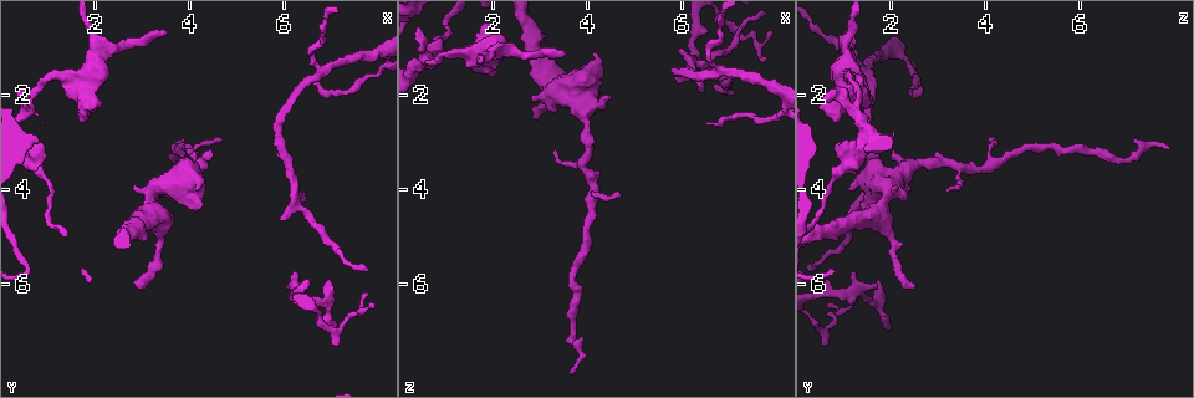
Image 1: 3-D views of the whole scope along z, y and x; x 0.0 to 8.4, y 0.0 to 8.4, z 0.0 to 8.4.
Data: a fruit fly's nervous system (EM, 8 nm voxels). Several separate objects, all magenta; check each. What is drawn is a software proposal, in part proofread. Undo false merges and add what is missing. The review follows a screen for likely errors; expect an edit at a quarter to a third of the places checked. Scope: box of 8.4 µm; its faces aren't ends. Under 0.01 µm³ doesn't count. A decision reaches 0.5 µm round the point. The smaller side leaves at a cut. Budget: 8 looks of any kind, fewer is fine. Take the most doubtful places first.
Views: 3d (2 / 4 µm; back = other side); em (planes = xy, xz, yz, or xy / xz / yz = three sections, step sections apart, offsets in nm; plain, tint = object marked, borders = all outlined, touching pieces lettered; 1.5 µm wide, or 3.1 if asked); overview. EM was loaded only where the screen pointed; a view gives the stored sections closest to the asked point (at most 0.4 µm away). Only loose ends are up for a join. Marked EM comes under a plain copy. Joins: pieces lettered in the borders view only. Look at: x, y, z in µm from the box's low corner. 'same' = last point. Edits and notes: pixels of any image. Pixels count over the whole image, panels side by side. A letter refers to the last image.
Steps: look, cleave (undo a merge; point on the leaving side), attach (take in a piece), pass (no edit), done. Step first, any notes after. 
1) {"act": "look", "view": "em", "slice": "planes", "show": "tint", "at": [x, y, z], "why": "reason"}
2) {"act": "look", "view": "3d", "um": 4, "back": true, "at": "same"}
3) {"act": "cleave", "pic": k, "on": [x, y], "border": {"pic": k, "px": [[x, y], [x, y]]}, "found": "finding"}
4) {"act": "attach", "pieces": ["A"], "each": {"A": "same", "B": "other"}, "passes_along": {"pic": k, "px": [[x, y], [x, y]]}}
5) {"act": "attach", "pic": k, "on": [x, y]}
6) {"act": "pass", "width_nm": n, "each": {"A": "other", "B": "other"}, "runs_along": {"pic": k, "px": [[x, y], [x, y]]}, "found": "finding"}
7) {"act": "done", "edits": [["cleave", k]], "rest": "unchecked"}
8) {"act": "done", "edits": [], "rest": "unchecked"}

{"act": "look", "view": "em", "slice": "xy", "step": 8, "show": "borders", "at": [6.20, 5.70, 1.25], "why": "thin end"}

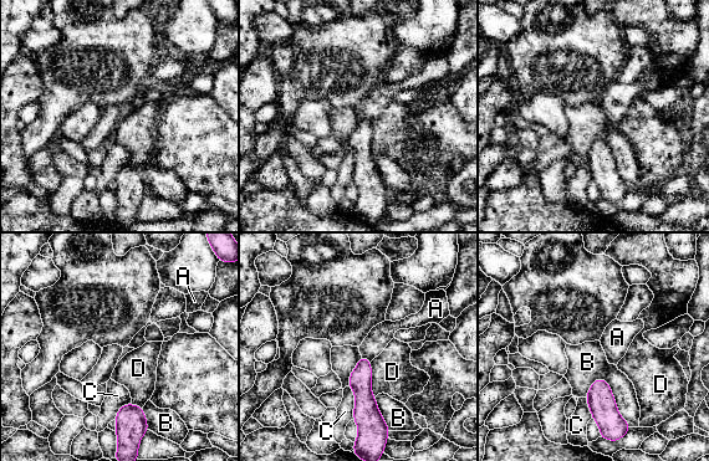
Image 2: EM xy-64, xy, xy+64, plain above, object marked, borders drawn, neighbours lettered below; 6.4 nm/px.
{"act": "look", "view": "em", "slice": "planes", "show": "borders", "at": "same", "why": "another direction"}

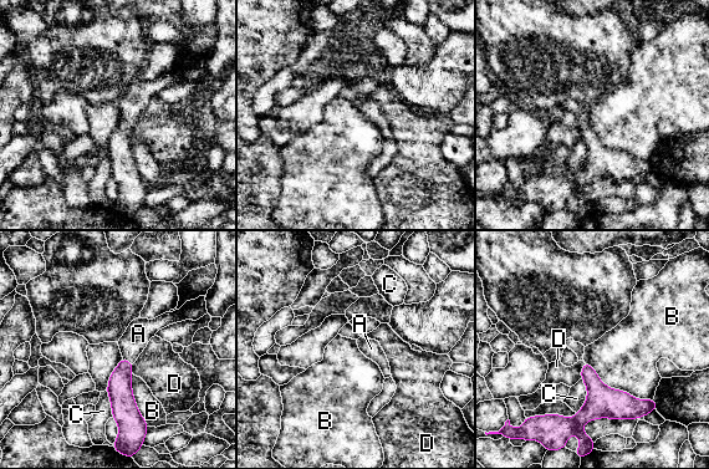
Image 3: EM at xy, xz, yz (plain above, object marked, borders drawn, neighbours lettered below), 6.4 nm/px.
{"act": "attach", "pieces": ["A"], "each": {"A": "same", "B": "other", "C": "other", "D": "other"}, "found": "the neuron continues"}

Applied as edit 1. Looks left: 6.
{"act": "look", "view": "overview", "why": "redraw"}

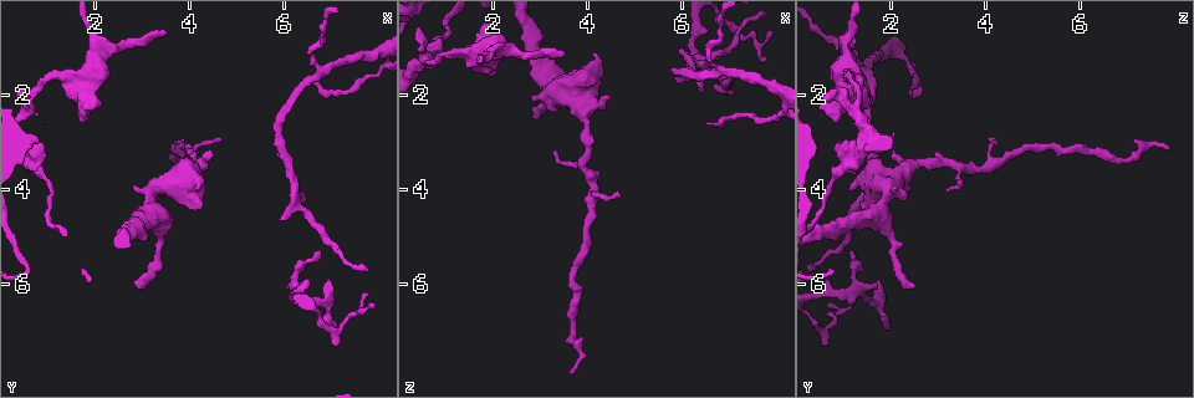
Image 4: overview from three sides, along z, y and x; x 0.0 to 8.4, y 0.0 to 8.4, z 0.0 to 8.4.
{"act": "look", "view": "em", "slice": "planes", "show": "borders", "at": [1.75, 2.55, 0.85], "why": "an open end"}

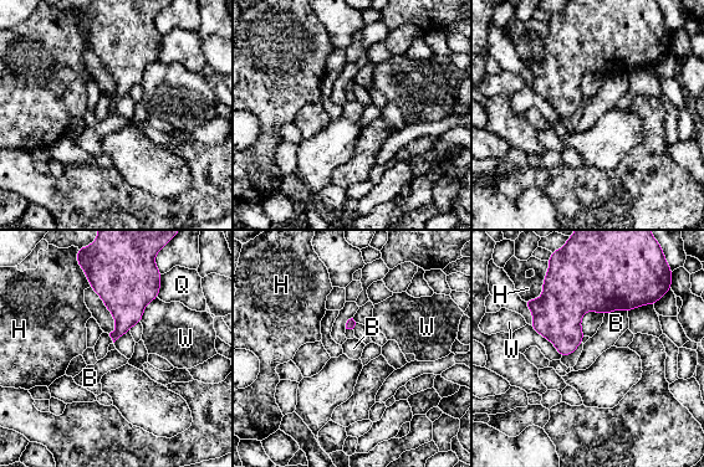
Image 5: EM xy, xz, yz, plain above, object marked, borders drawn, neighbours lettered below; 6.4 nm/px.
{"act": "pass", "longest_contact_nm": ["H", 280], "each": {"B": "other", "H": "other", "Q": "other", "W": "other"}, "border": {"pic": 5, "px": [[627, 311], [615, 309], [603, 314]]}, "found": "no lettered piece goes on from it"}

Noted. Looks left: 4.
{"act": "look", "view": "3d", "um": 2, "at": [6.90, 1.50, 1.55], "why": "arms part here"}

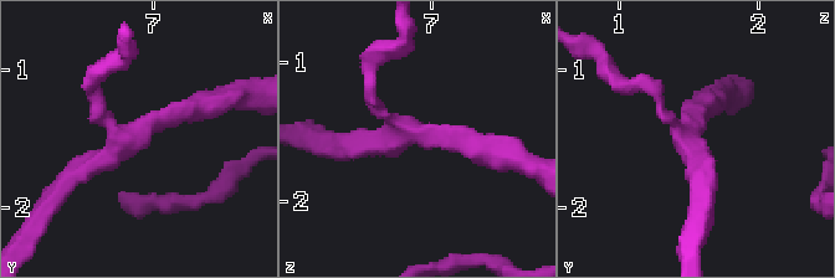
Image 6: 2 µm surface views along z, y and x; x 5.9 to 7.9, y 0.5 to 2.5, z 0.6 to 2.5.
{"act": "look", "view": "em", "slice": "planes", "show": "tint", "at": [6.82, 1.50, 1.50], "arms": 3}

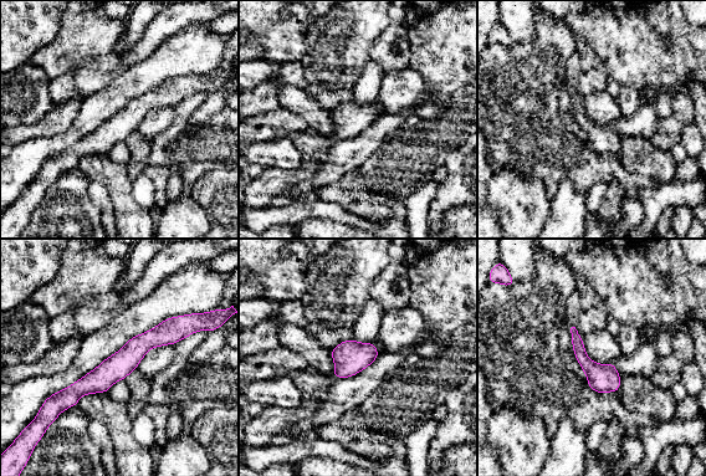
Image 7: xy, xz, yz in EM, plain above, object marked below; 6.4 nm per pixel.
{"act": "look", "view": "em", "slice": "planes", "show": "borders", "at": "same", "why": "see the neighbours"}

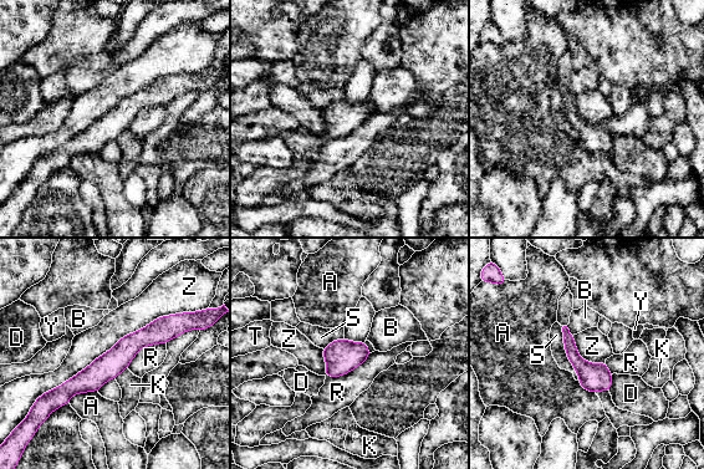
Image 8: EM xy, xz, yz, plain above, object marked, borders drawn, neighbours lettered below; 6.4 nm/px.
{"act": "pass", "each": {"A": "other", "B": "other", "D": "other", "K": "other", "R": "other", "S": "other", "T": "other", "Y": "other", "Z": "other"}, "runs_along": {"pic": 8, "px": [[179, 329], [134, 341], [49, 397]]}, "found": "all the same neuron"}

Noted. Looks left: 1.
{"act": "done", "edits": [["attach", 3]], "rest": "unchecked"}

